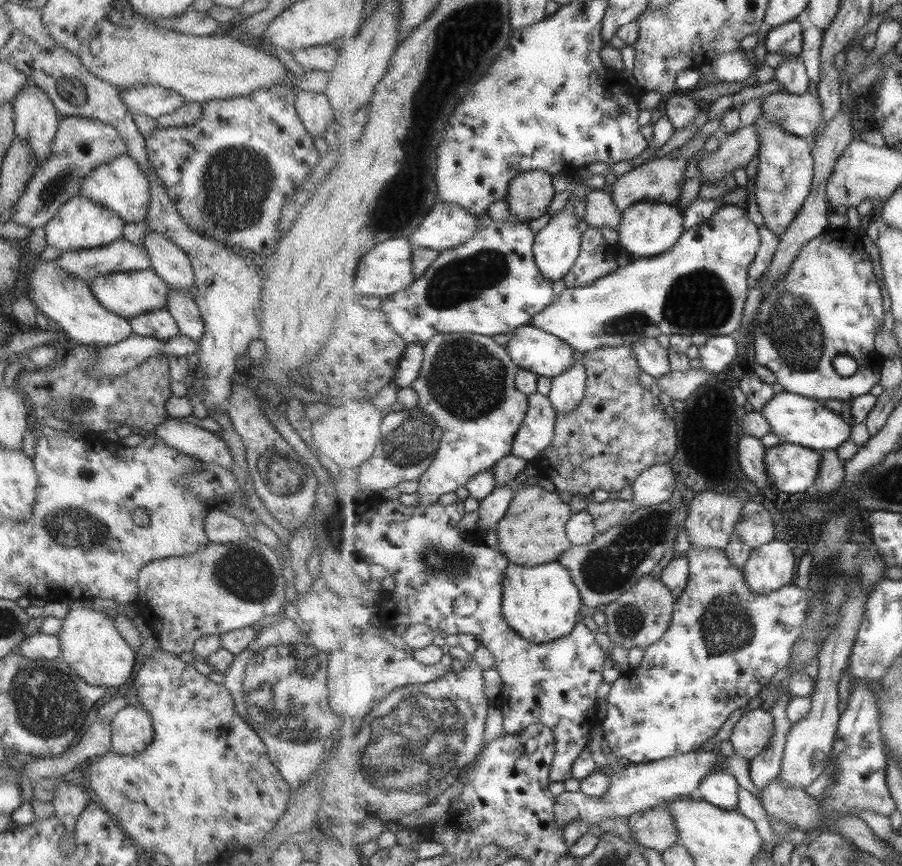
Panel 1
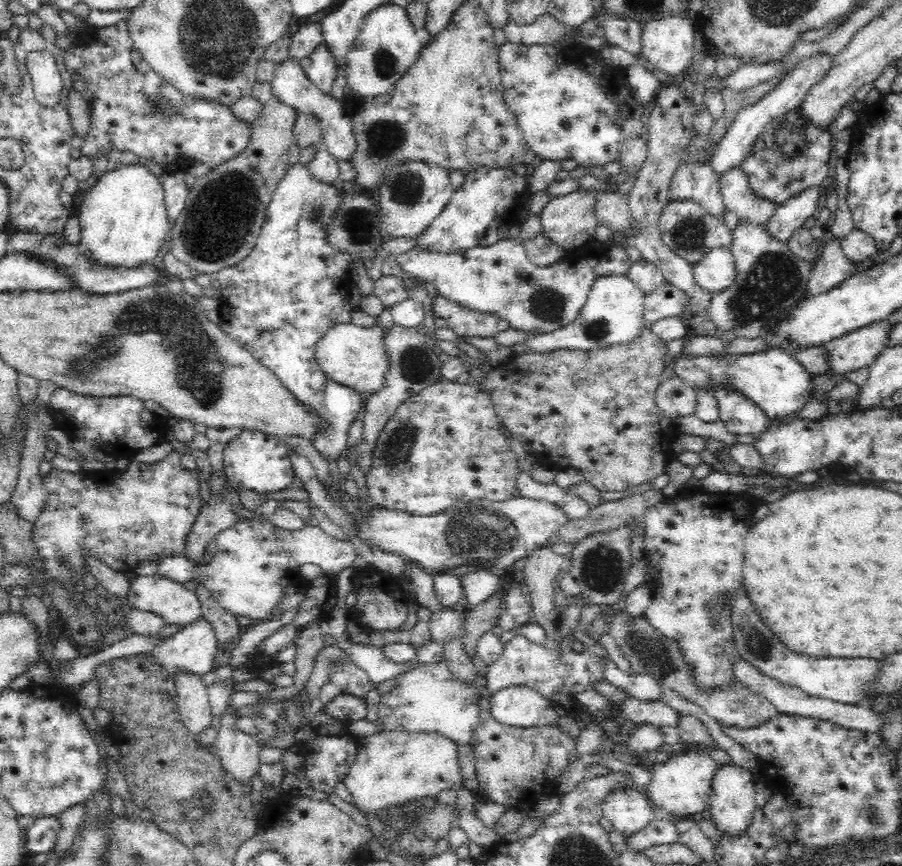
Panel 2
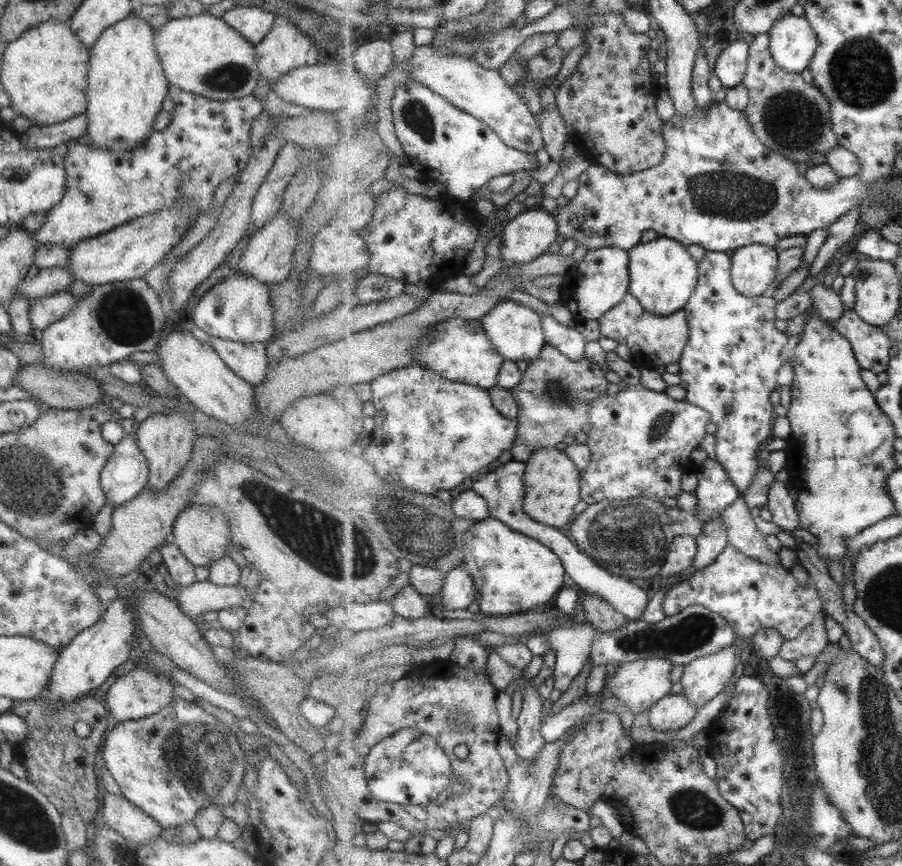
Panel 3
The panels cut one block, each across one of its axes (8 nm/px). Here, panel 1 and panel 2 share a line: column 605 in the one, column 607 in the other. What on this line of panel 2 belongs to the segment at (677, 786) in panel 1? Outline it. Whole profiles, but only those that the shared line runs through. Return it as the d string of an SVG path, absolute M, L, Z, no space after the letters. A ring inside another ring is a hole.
M632 787L612 790L607 795L601 807L602 814L612 823L613 830L626 837L642 830L658 816L657 811L648 804L646 794Z

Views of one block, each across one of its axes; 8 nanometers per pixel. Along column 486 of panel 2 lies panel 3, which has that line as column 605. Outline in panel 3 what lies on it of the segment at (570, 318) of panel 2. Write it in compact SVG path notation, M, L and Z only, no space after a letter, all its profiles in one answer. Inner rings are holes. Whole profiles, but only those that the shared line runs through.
M616 246L589 250L583 260L565 276L562 300L578 321L599 320L614 309L630 292L630 256Z

